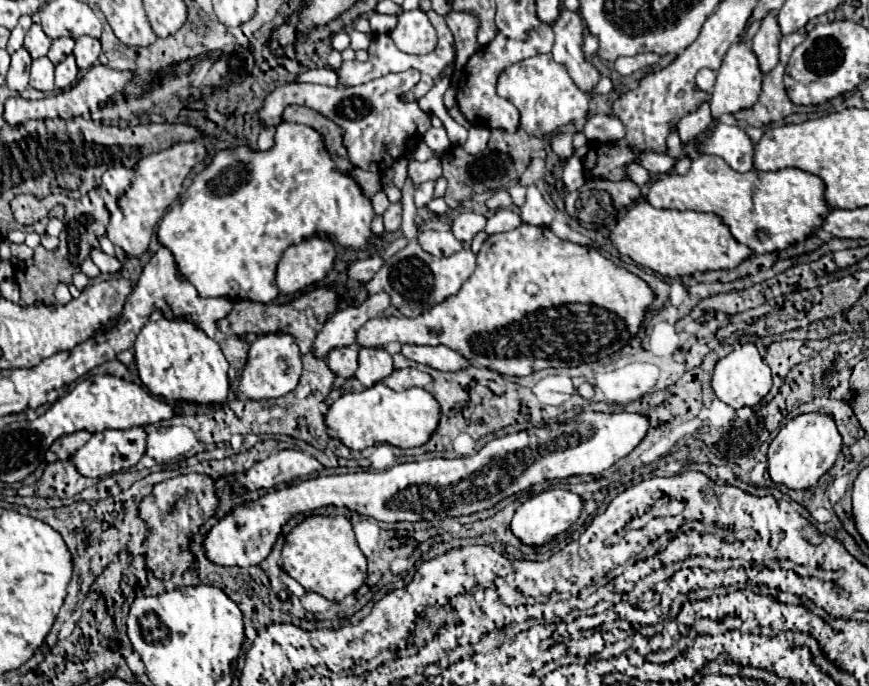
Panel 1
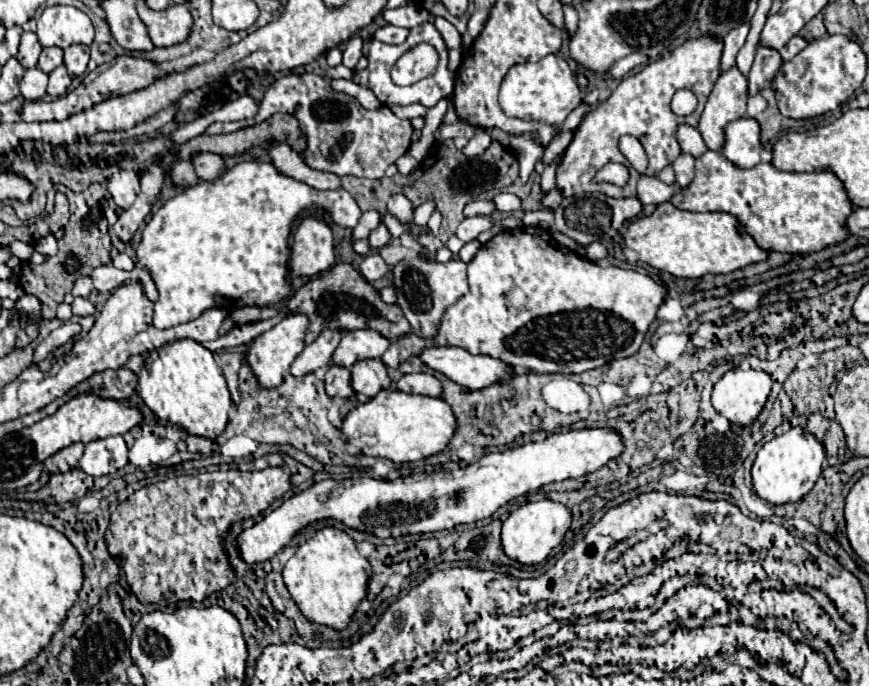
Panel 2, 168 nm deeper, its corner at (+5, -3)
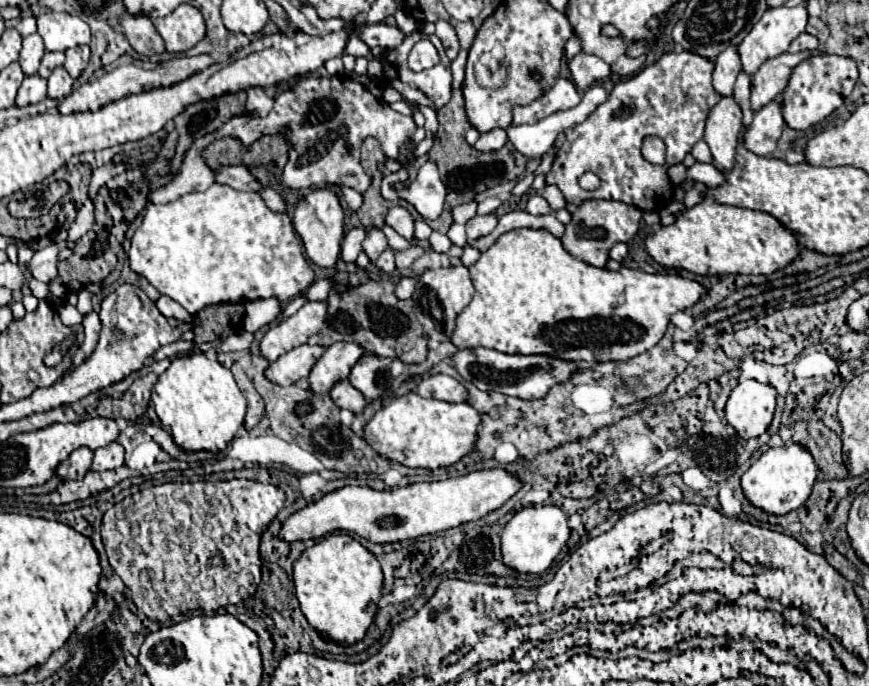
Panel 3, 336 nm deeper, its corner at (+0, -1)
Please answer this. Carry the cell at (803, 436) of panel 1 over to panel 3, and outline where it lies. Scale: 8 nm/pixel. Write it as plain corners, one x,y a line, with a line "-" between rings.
792,442
786,446
766,450
742,476
744,496
758,508
770,514
786,514
790,510
800,508
808,496
812,494
812,486
818,478
818,464
814,462
808,448

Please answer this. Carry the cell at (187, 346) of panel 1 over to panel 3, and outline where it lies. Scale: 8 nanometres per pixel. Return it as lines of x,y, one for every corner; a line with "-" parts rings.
188,354
172,360
152,388
152,404
162,426
172,432
174,442
184,450
224,450
246,414
246,398
236,386
232,372
204,354

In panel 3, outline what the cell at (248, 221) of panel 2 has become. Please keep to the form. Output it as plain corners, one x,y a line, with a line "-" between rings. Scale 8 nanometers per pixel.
212,184
206,192
184,194
168,204
150,204
130,246
130,268
148,278
162,294
178,302
190,316
212,304
246,304
256,298
288,302
302,296
314,282
301,241
286,212
274,212
262,200
262,192
238,192
224,184

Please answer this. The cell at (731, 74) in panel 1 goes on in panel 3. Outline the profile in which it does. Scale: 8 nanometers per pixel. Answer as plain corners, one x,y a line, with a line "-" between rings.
722,96
712,106
706,118
704,140
712,150
714,166
720,172
734,166
734,152
738,146
738,134
742,130
742,110
734,96

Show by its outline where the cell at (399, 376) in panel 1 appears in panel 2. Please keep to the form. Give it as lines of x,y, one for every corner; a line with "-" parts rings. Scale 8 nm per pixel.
405,374
397,382
397,390
407,392
407,394
433,396
433,398
439,398
443,394
441,382
433,374

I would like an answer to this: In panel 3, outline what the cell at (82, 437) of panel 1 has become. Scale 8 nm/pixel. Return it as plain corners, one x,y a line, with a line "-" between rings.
78,448
78,450
74,450
70,454
70,458
66,462
62,462
56,468
56,474
62,480
78,480
78,478
82,478
88,472
90,462
92,462
92,450

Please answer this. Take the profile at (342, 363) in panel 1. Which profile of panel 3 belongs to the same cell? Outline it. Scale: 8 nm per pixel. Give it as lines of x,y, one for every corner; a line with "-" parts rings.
348,380
336,382
334,388
330,390
330,396
336,402
336,406
346,408
346,410
350,410
354,414
362,412
362,408
366,406
366,398
362,396
362,392
356,390

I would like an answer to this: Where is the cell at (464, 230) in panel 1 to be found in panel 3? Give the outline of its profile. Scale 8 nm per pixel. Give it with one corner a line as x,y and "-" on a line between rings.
486,214
486,216
474,216
472,220
466,222
466,234
468,240
478,240
482,236
488,236
498,224
498,218
494,214

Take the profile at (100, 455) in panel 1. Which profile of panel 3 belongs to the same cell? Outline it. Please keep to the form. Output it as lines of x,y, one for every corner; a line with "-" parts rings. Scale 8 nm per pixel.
110,442
108,446
94,450
92,470
114,470
124,464
124,446
118,442

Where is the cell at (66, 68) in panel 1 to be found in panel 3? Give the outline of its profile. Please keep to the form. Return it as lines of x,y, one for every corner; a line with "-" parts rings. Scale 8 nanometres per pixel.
62,66
56,68
48,78
48,98
54,98
54,100
66,98
72,92
72,84
74,80
70,78
70,74

